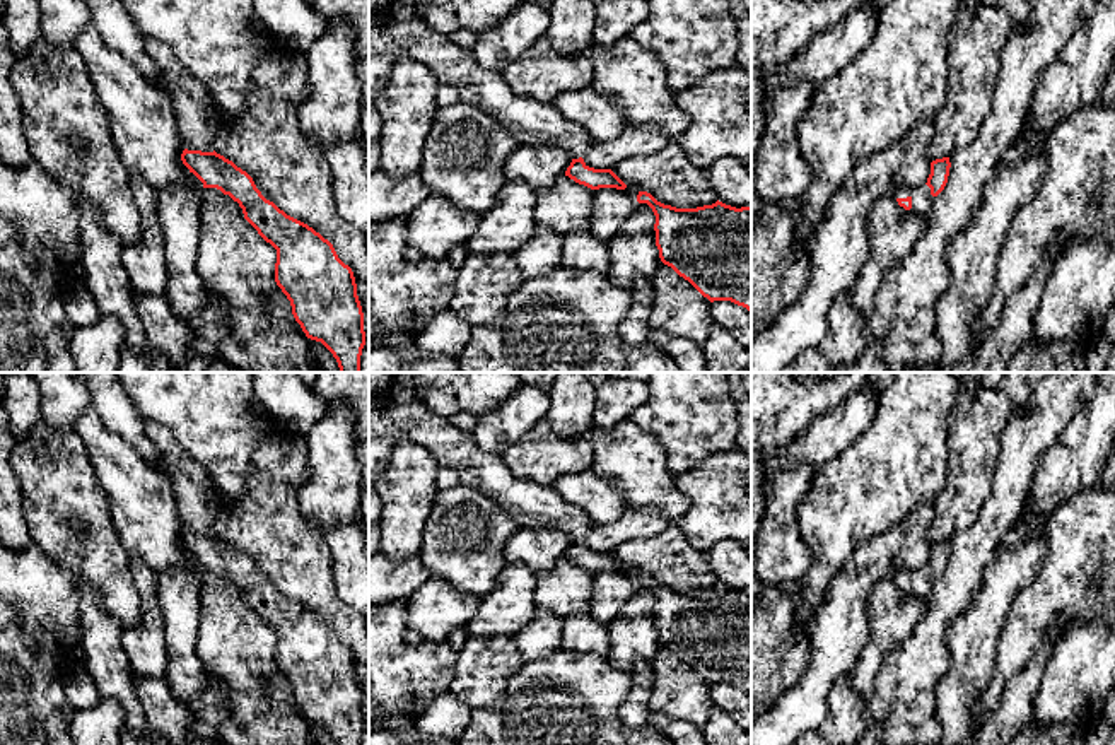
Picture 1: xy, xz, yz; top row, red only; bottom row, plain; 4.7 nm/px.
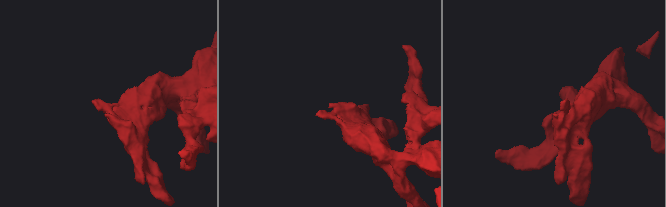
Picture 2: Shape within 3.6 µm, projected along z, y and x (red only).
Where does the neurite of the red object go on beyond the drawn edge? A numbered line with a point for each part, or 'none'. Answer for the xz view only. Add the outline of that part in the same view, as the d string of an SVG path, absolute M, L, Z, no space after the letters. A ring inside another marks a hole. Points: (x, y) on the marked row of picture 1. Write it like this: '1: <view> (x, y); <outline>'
1: xz (530, 122); M422 19L393 21L369 29L369 55L408 53L423 63L441 85L451 85L466 104L493 116L521 145L558 147L579 159L593 138L567 121L553 104L514 92L500 72L483 68L471 51Z

